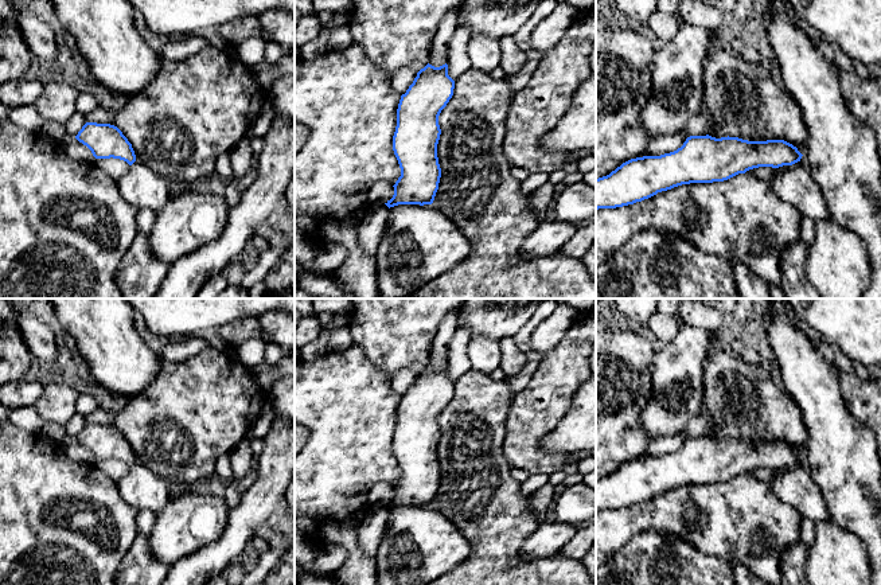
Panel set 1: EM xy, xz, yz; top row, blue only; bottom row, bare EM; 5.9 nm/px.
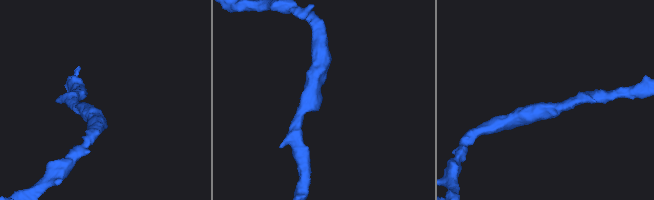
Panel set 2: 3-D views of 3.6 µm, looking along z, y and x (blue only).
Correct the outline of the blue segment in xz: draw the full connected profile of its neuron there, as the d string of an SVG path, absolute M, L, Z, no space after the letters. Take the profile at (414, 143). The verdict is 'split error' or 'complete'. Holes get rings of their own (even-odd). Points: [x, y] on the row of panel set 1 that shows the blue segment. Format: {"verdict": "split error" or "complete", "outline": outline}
{"verdict": "complete", "outline": "M428 63L417 73L406 93L401 95L393 136L393 151L401 168L401 176L393 186L393 198L385 203L389 208L398 204L424 206L433 203L441 178L437 157L437 144L441 134L438 116L452 98L453 89L455 81L448 75L448 65L434 67Z"}

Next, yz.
{"verdict": "complete", "outline": "M690 136L674 152L631 159L596 179L596 210L634 204L682 184L724 182L759 167L792 165L802 156L784 140Z"}

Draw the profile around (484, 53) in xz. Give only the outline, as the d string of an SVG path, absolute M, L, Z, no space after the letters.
M487 35L471 36L467 52L471 59L472 69L490 74L500 65L499 40Z

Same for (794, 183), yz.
M804 163L775 168L768 184L776 196L788 202L802 215L814 221L830 218L826 199Z

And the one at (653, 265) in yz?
M647 230L596 269L596 299L741 299L730 264L675 234Z

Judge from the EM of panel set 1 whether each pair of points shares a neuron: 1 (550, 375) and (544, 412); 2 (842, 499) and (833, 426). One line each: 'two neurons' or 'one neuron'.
1: one neuron
2: one neuron

